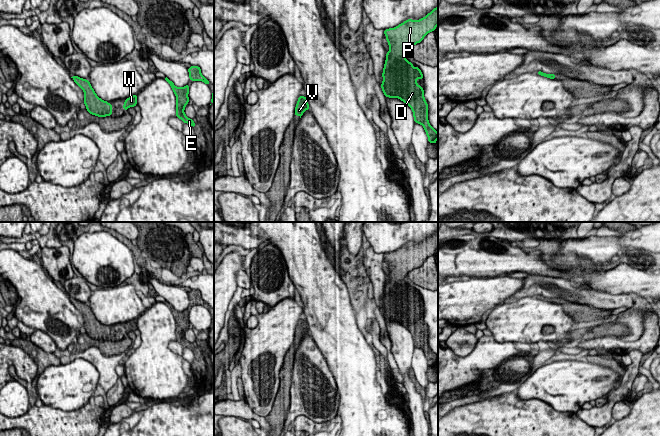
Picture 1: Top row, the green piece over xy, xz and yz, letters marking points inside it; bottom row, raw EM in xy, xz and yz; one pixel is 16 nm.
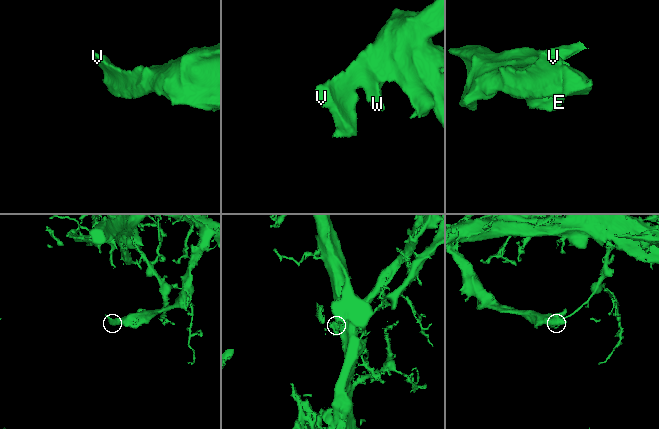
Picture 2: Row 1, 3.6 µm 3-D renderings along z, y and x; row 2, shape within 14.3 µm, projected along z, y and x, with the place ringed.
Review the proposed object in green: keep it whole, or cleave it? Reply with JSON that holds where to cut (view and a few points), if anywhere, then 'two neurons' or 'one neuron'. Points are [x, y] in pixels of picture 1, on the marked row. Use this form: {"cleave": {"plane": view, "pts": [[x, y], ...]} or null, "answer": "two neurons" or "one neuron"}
{"cleave": null, "answer": "one neuron"}

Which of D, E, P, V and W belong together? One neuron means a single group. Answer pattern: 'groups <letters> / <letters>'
groups D E P V W

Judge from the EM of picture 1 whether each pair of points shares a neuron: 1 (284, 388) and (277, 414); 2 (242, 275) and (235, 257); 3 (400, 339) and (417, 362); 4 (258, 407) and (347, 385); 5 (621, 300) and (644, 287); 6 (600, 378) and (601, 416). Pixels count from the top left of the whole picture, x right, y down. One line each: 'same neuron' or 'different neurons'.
1: same neuron
2: different neurons
3: different neurons
4: different neurons
5: different neurons
6: different neurons

